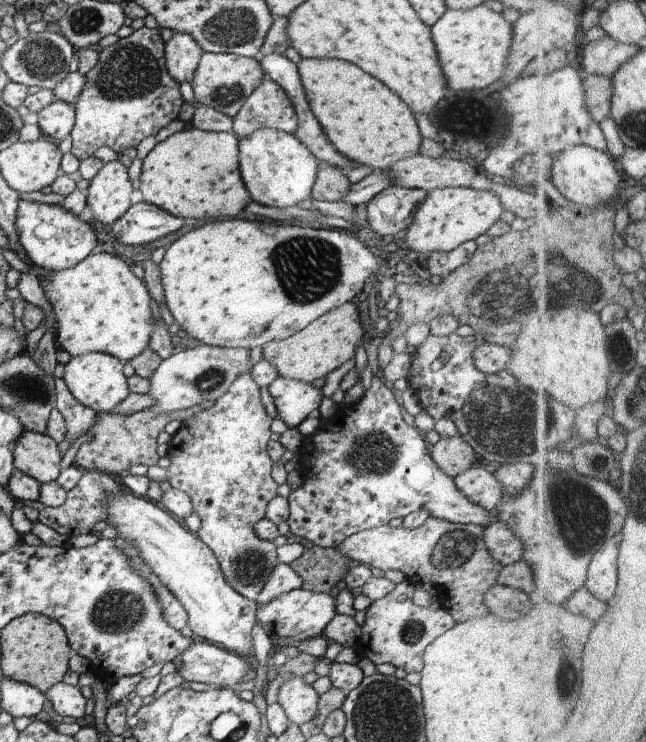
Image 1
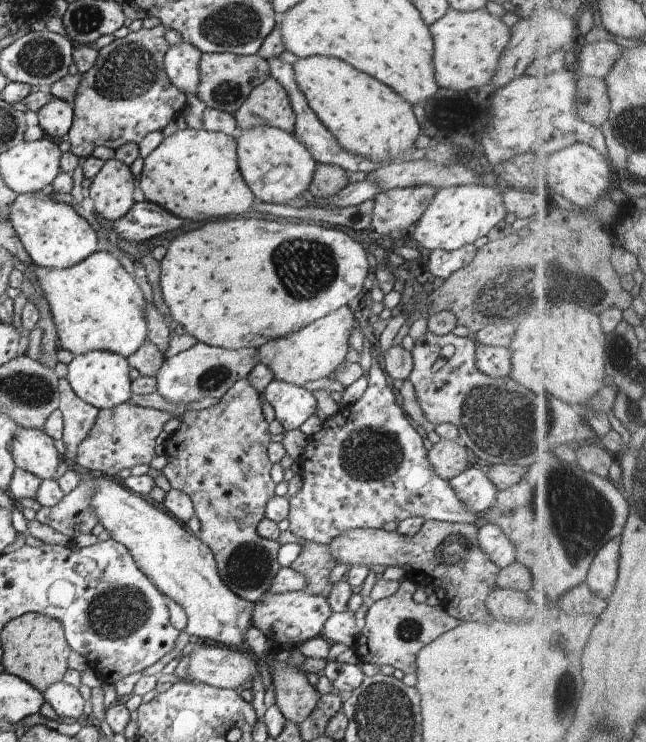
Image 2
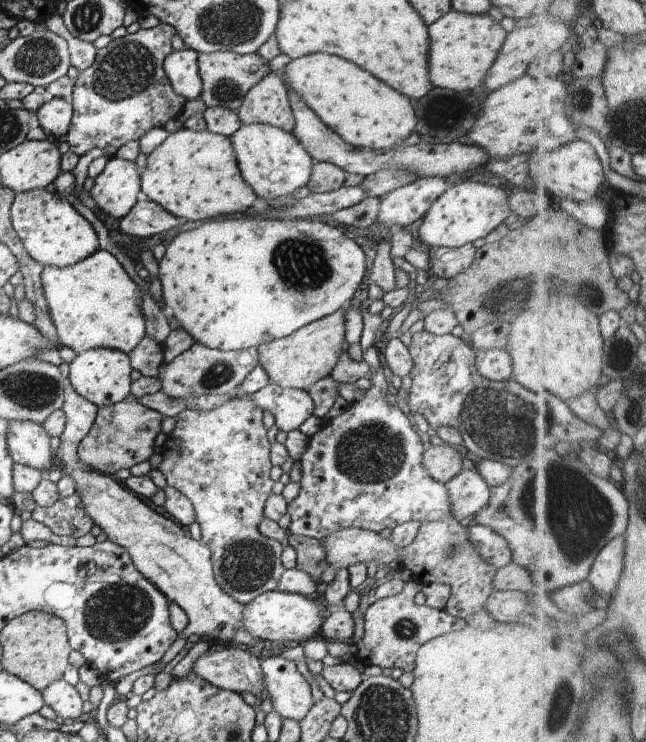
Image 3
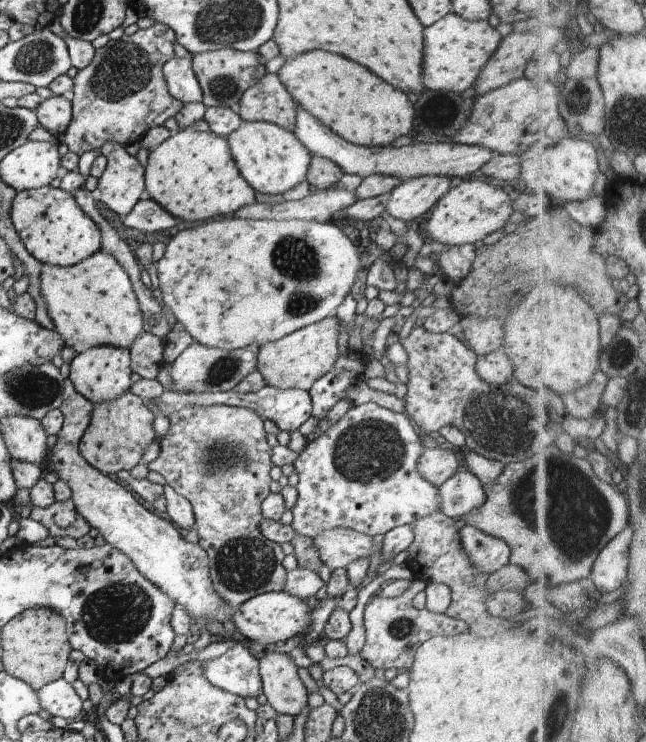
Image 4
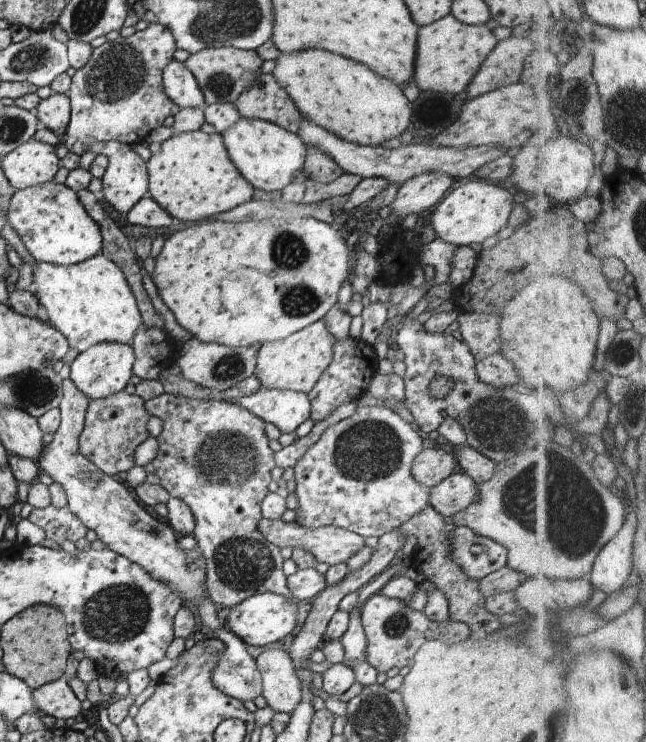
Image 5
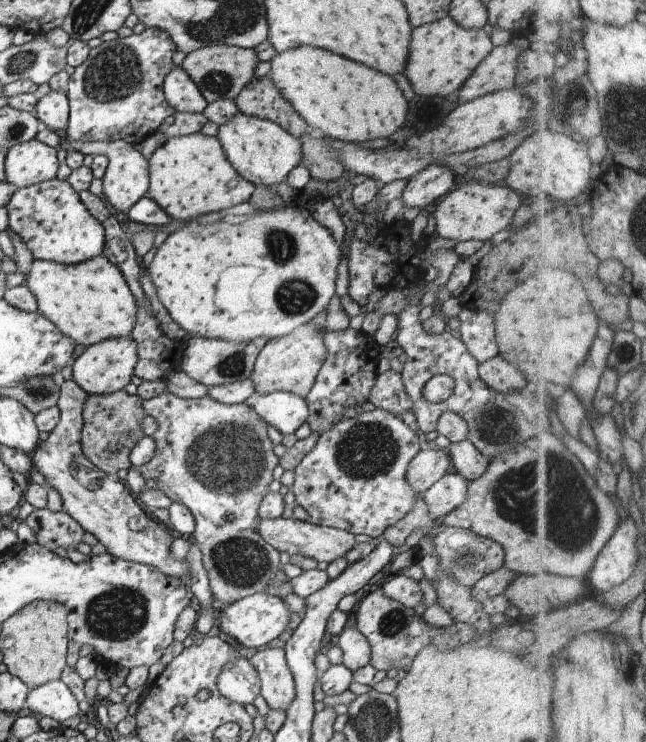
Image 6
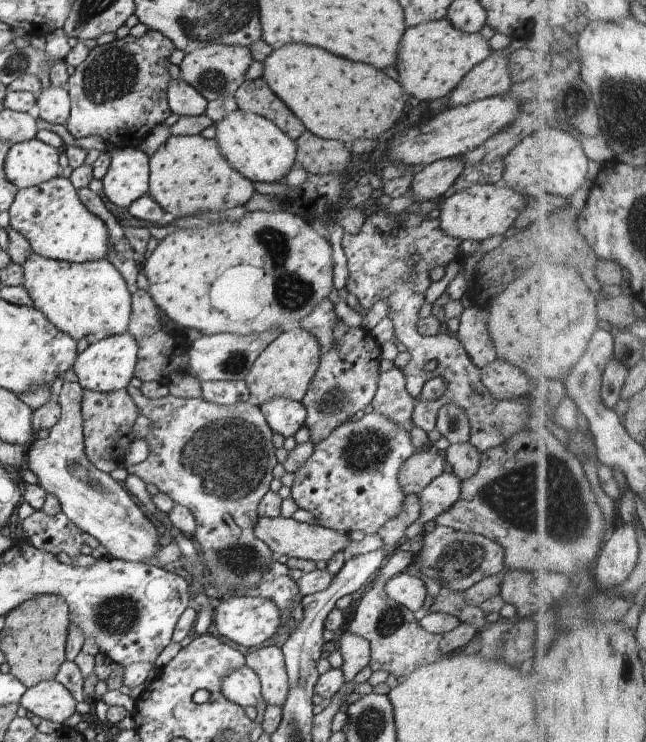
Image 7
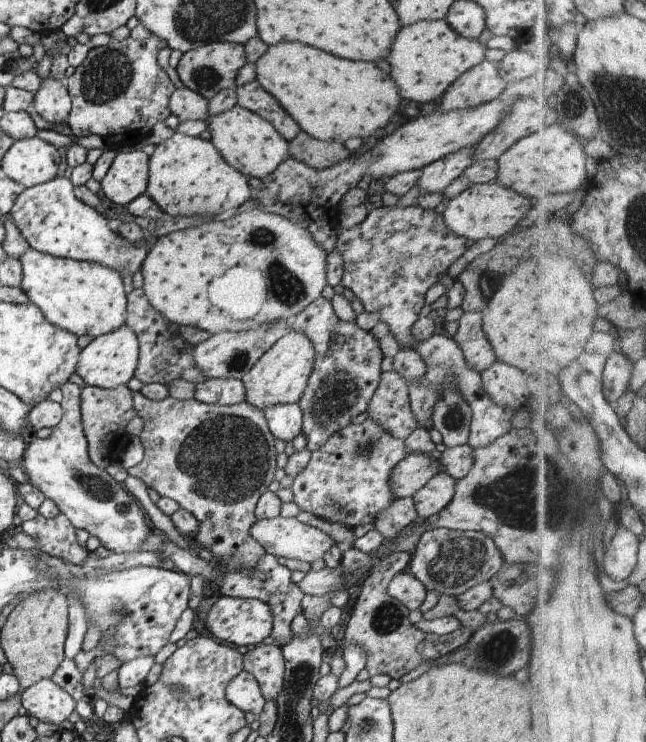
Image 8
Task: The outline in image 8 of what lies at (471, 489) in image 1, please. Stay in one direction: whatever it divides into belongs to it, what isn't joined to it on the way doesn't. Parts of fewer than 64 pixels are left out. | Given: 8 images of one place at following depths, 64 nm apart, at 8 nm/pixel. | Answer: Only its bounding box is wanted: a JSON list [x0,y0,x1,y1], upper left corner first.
[410,471,455,520]

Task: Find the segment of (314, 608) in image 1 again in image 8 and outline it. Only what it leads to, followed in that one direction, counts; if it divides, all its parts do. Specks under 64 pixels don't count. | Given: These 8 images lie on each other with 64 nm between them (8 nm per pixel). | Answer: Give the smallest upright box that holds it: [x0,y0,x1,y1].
[203,595,273,651]

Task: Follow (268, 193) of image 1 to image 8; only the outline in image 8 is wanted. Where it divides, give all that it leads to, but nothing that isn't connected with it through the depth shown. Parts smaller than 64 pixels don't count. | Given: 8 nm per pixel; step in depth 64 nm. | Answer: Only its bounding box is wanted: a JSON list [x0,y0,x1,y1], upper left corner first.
[207,104,290,178]

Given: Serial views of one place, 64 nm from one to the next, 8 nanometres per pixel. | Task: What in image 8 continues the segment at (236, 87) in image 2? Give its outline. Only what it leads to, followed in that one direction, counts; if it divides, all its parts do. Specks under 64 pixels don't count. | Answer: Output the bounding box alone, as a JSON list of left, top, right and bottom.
[177,42,247,100]

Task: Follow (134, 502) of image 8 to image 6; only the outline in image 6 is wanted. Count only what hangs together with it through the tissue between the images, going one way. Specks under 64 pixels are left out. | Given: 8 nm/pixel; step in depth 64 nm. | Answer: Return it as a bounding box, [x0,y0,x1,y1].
[31,380,191,585]

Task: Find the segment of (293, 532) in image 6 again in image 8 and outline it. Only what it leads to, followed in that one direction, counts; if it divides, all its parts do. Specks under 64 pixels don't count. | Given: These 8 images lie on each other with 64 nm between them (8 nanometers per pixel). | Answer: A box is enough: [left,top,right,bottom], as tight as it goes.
[249,515,336,563]

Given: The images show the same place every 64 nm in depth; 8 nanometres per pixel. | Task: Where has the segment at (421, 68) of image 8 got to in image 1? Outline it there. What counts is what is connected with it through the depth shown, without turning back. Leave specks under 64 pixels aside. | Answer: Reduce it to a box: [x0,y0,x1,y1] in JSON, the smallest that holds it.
[432,4,513,90]

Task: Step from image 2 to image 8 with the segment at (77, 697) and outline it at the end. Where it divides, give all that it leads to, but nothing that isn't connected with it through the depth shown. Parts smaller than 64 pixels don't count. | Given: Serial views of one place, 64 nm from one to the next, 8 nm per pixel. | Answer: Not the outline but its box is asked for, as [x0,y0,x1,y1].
[21,679,76,724]

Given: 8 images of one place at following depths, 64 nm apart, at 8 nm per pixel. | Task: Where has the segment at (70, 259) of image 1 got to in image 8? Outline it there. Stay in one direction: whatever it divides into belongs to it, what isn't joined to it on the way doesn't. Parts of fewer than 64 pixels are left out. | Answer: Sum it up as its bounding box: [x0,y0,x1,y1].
[11,177,149,276]

